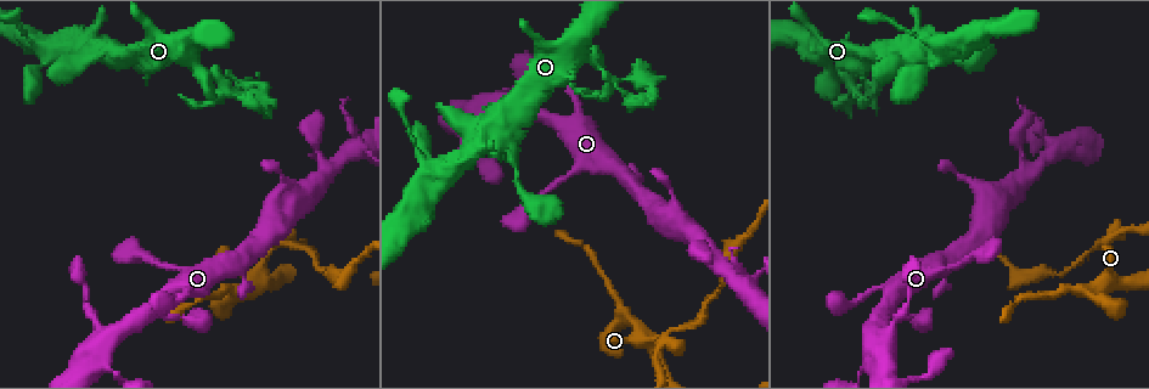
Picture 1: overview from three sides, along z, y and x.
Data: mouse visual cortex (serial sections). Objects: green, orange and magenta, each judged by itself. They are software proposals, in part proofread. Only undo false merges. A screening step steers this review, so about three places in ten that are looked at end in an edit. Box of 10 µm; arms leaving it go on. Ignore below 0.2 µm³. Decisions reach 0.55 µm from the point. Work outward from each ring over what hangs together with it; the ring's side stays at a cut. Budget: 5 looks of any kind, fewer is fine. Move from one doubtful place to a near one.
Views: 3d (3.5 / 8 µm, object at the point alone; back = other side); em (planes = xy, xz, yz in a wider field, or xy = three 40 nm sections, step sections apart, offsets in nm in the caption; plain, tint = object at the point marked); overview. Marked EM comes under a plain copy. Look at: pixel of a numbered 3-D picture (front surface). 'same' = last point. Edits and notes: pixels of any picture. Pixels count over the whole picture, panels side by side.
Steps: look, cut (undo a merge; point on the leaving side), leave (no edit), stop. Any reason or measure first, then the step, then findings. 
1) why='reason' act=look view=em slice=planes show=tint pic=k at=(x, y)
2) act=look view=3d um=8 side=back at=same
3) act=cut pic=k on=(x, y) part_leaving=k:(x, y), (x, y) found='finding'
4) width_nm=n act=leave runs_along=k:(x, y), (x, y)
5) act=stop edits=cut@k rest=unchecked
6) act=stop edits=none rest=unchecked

why='sudden change in width' act=look view=em slice=planes show=tint pic=1 at=(604, 71)

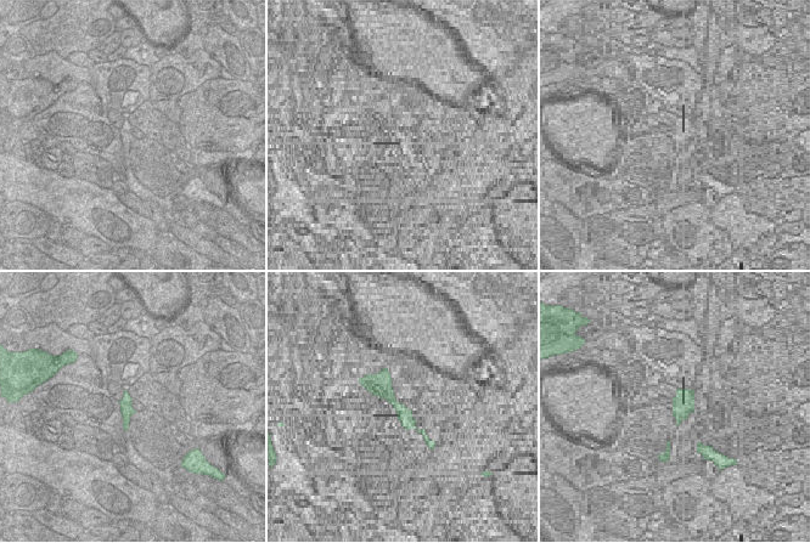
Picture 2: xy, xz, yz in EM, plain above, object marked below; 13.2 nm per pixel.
why='see where the arms go' act=look view=3d um=3.5 at=same

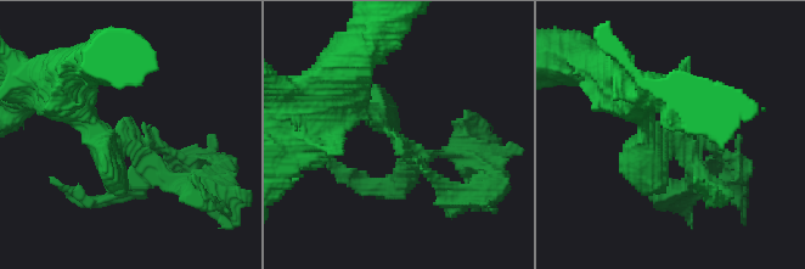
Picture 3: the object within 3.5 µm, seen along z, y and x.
act=cut pic=3 on=(418, 167) part_leaving=3:(393, 135), (415, 160), (478, 157) found='a second cell is stuck on'

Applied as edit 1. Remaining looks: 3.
why='arms part here' act=look view=3d um=3.5 pic=1 at=(440, 161)

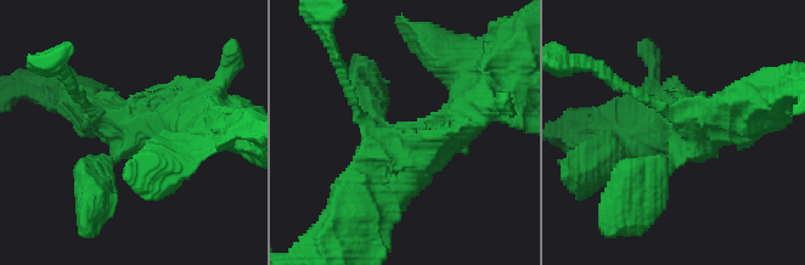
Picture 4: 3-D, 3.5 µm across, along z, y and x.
why='shape alone is not enough' act=look view=em slice=planes show=tint pic=4 at=(131, 143)

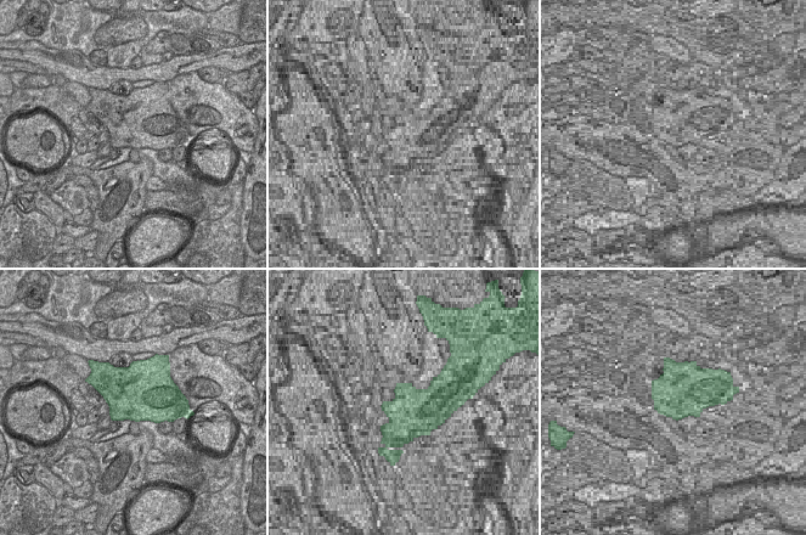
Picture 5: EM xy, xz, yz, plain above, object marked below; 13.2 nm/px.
why='cut it another way' act=look view=em slice=xy step=3 show=tint at=same

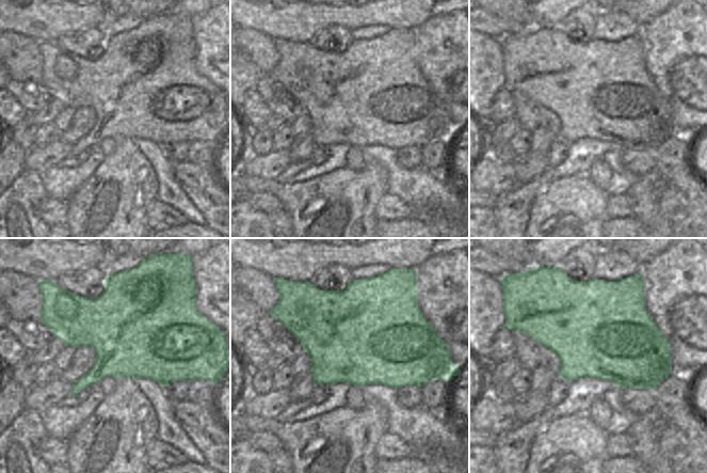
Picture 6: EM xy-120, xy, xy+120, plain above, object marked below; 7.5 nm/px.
act=leave runs_along=4:(484, 95), (365, 203) found='all the same cell'

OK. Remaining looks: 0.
act=stop edits=cut@3 rest=unchecked

